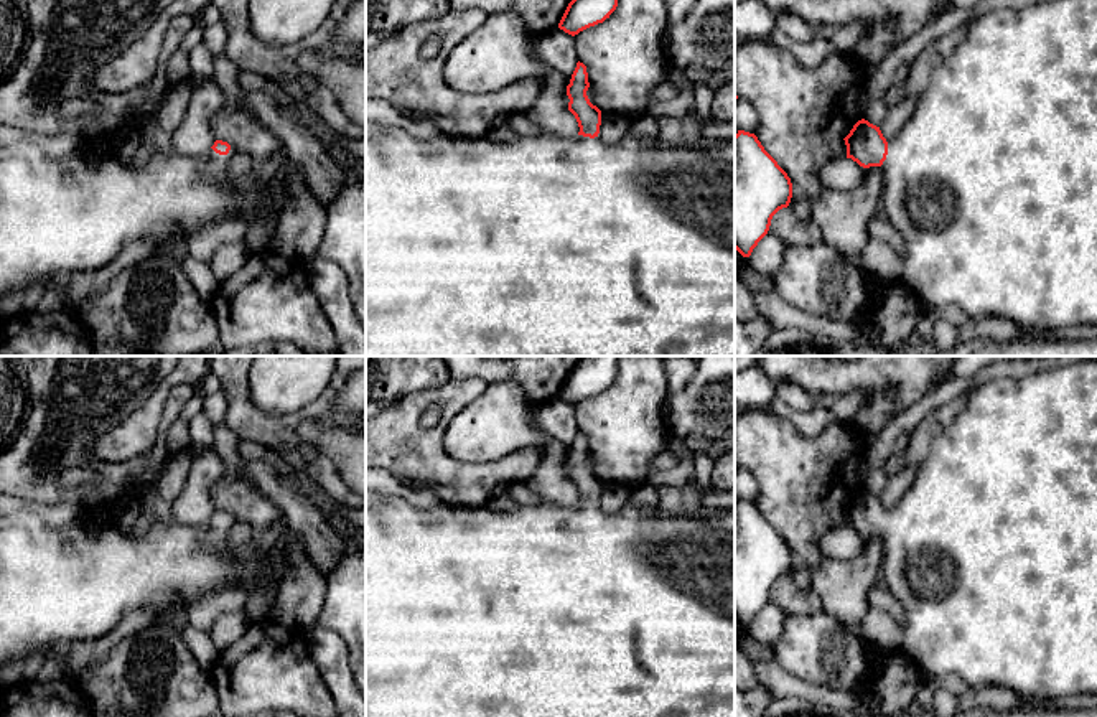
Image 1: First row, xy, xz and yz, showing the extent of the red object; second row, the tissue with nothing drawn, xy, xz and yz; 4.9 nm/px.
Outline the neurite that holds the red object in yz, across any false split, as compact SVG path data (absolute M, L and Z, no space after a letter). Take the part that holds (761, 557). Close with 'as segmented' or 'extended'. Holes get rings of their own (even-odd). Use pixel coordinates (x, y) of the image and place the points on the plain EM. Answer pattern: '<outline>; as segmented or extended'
M754 503L735 504L735 618L749 626L773 585L787 577L792 552Z; as segmented

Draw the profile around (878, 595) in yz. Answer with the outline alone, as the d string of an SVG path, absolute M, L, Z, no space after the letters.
M881 583L873 585L868 590L868 605L888 613L899 626L906 625L906 615L901 603L894 595Z

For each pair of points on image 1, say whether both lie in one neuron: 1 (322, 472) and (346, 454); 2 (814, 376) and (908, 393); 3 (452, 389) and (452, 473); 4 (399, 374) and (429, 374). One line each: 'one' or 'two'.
1: two
2: one
3: one
4: one

